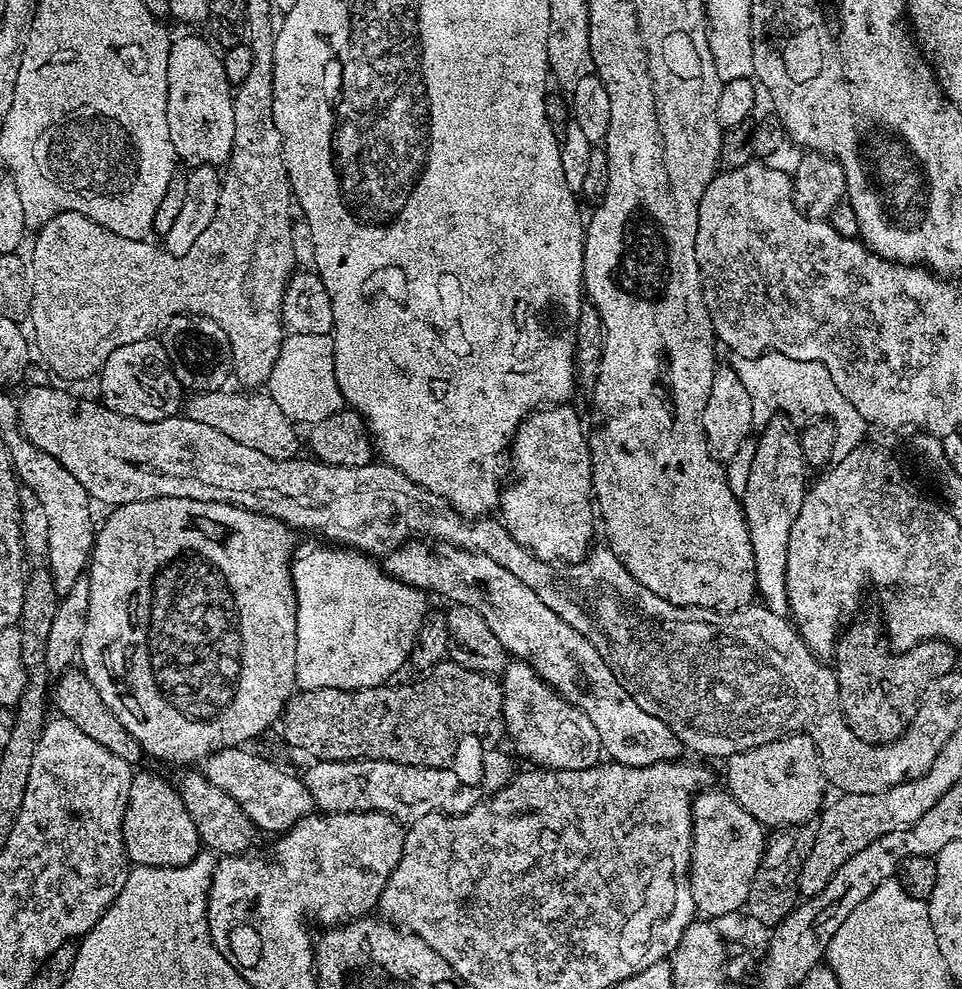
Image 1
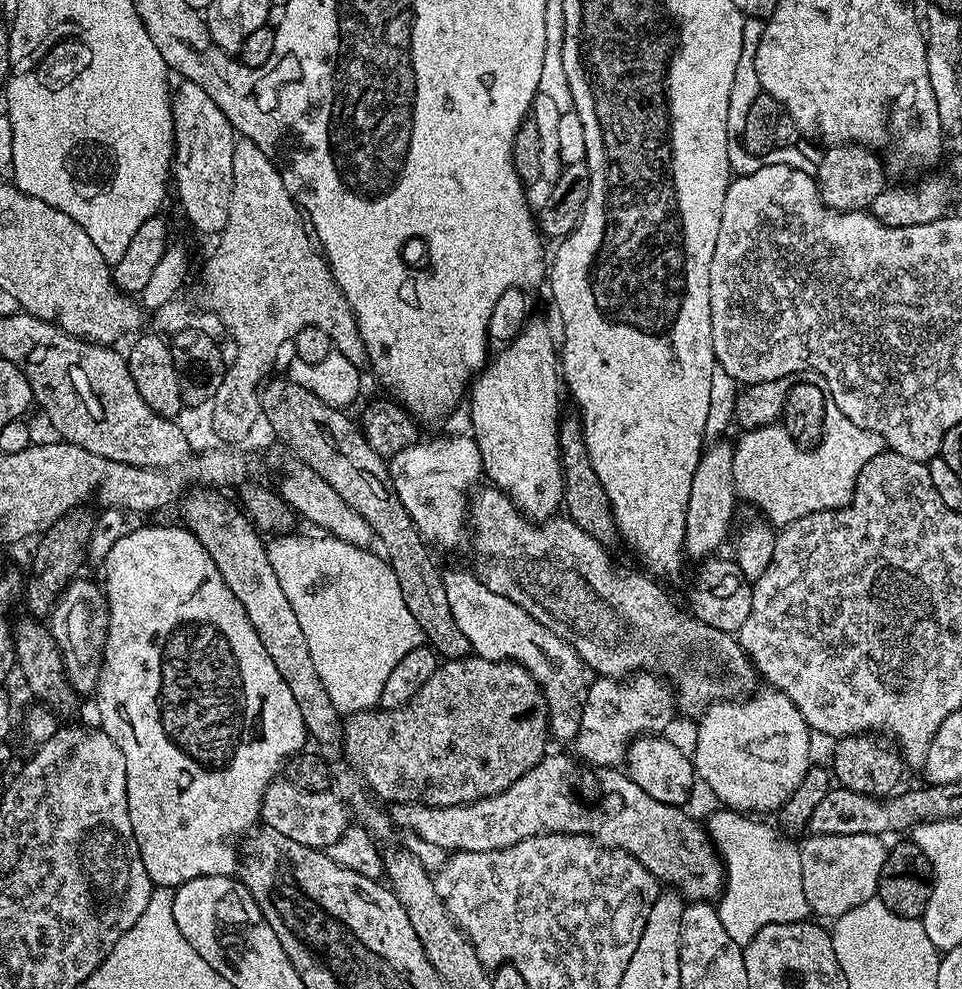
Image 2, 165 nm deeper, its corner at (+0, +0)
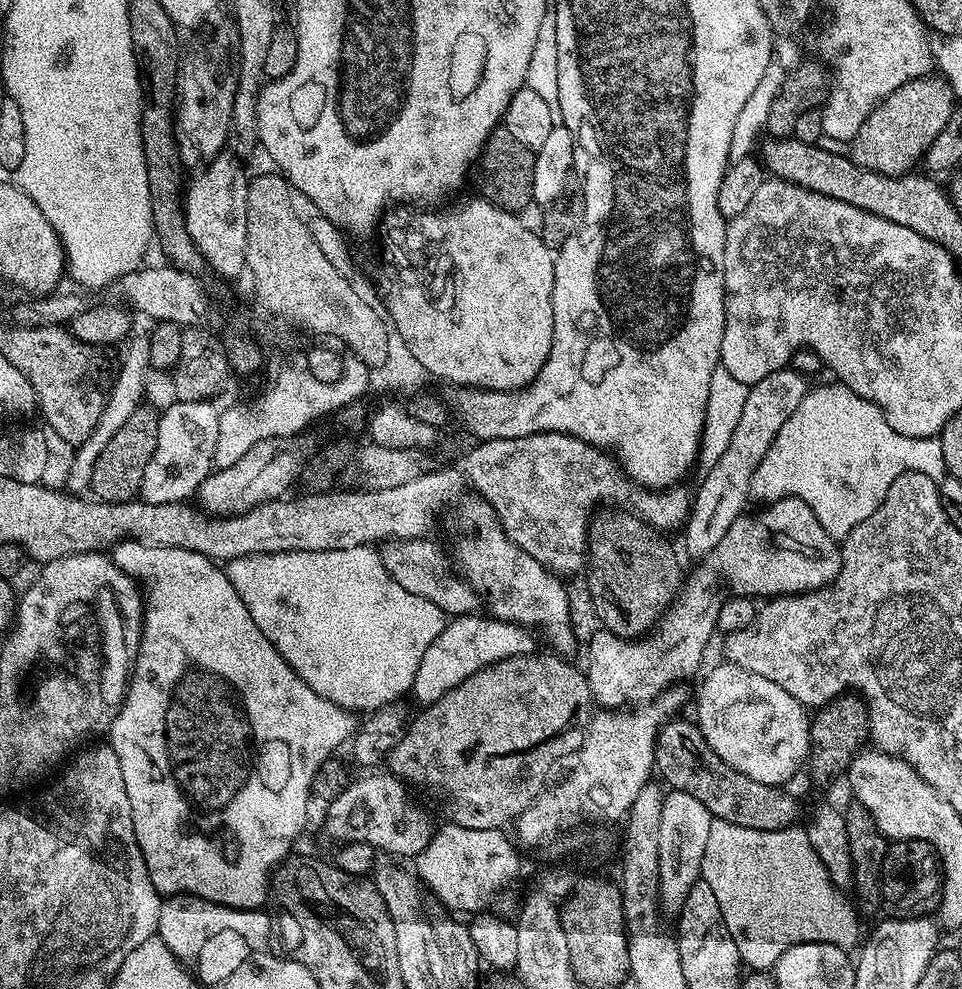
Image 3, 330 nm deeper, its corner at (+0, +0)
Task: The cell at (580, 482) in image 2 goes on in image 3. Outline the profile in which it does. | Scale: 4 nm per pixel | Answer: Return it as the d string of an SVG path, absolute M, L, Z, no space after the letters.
M604 510L591 521L586 553L588 592L592 595L592 608L607 631L624 640L634 640L647 637L660 623L661 616L672 605L682 587L680 560L668 540L671 539L667 535L657 532L639 516L624 510Z

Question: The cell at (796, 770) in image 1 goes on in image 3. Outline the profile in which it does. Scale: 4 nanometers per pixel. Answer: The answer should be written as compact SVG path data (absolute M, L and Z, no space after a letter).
M720 662L717 668L710 669L708 677L701 682L700 693L696 696L696 716L694 715L694 720L695 723L699 724L700 733L706 738L710 750L714 750L714 754L718 754L718 758L722 758L722 762L726 762L726 766L734 766L734 770L738 770L738 774L746 774L746 778L754 778L754 782L774 784L777 786L787 785L787 780L790 779L803 764L805 767L806 761L810 756L812 730L810 727L809 709L800 704L798 698L786 694L786 690L782 690L782 686L778 686L778 682L770 682L770 678L762 678L762 674L754 674L750 670L742 670L738 666L727 662Z

